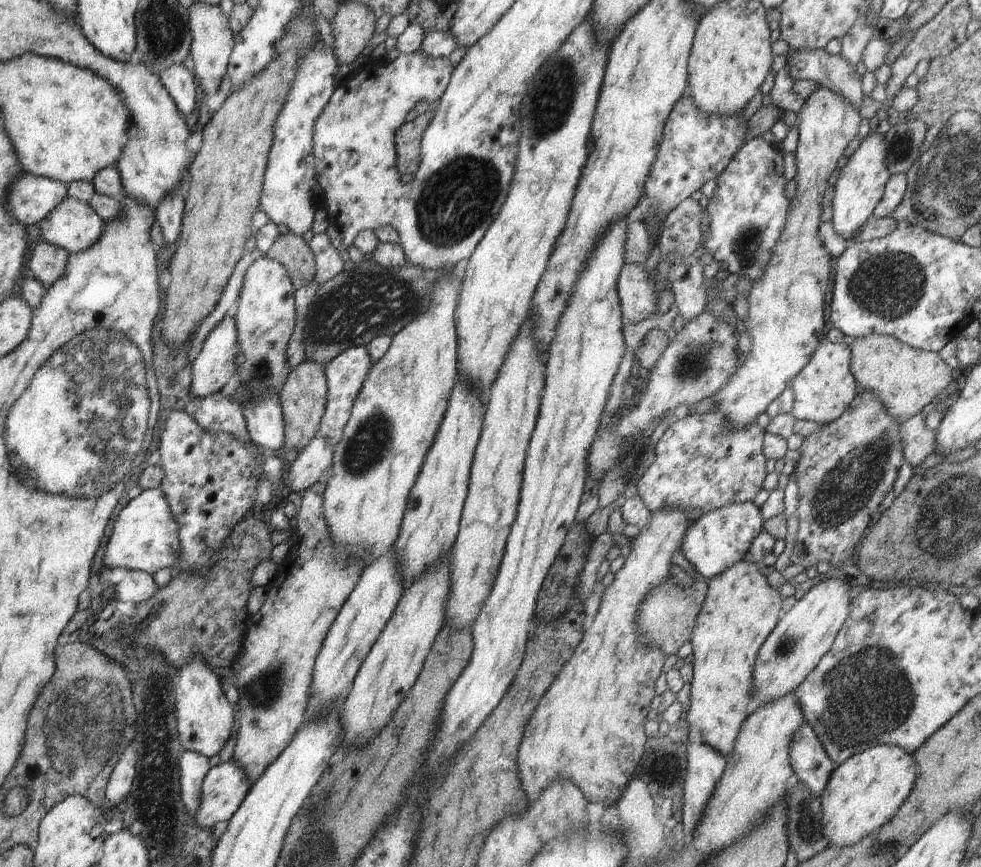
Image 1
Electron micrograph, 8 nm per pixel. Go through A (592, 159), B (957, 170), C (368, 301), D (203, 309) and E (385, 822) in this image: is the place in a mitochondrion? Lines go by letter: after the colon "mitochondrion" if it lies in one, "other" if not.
A: other
B: mitochondrion
C: mitochondrion
D: other
E: other

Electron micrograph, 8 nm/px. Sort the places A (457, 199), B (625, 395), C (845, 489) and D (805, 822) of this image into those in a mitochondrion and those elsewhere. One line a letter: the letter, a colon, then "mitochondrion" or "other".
A: mitochondrion
B: other
C: mitochondrion
D: mitochondrion

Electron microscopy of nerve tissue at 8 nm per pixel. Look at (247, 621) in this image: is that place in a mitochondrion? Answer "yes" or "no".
no

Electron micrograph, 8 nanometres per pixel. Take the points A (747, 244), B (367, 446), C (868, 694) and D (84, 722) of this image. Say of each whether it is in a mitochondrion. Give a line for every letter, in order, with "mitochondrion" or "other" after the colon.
A: mitochondrion
B: mitochondrion
C: mitochondrion
D: mitochondrion

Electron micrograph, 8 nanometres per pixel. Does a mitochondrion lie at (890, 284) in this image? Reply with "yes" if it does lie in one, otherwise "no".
yes

